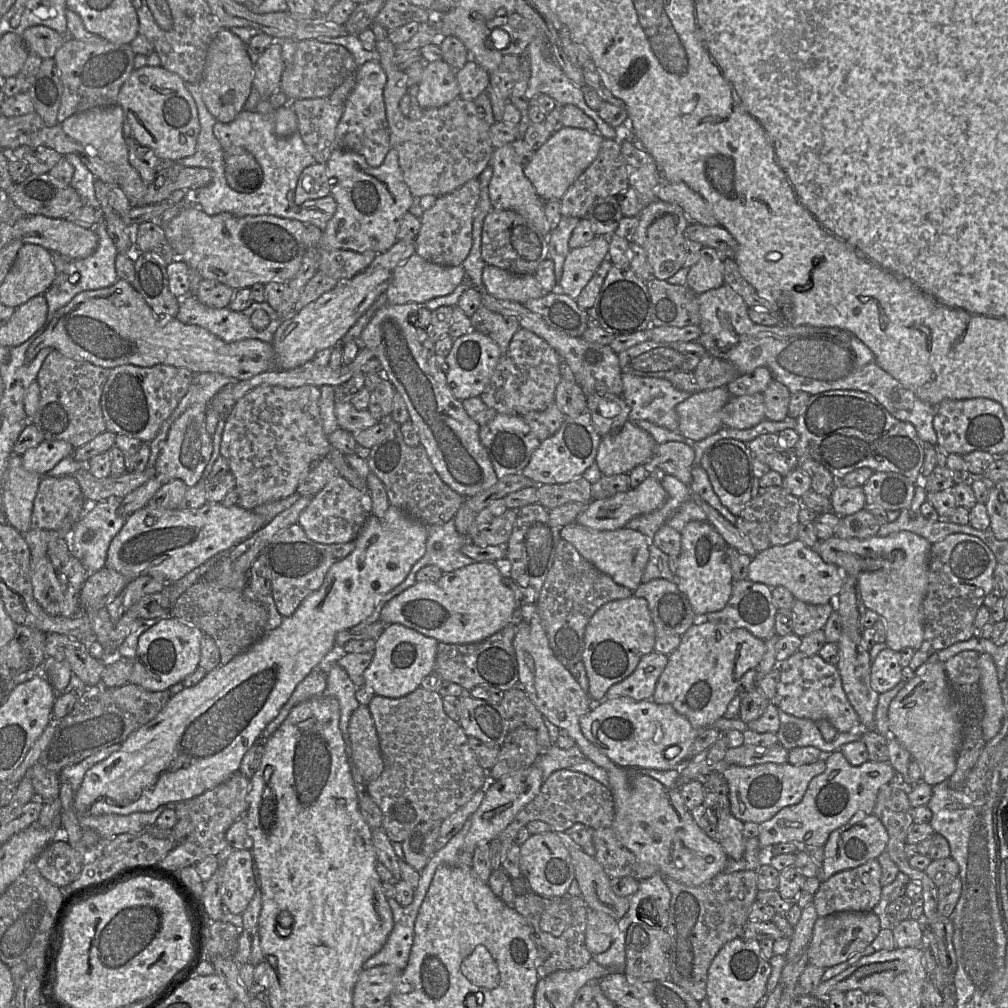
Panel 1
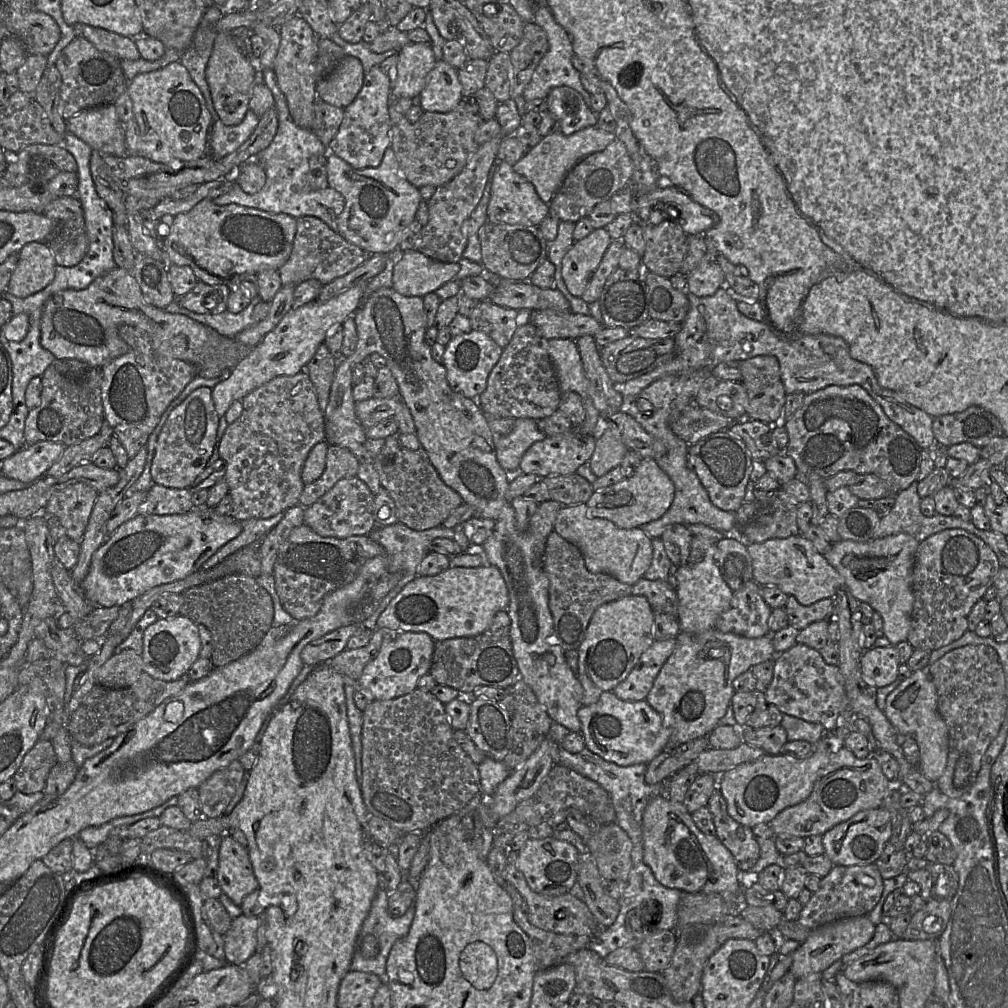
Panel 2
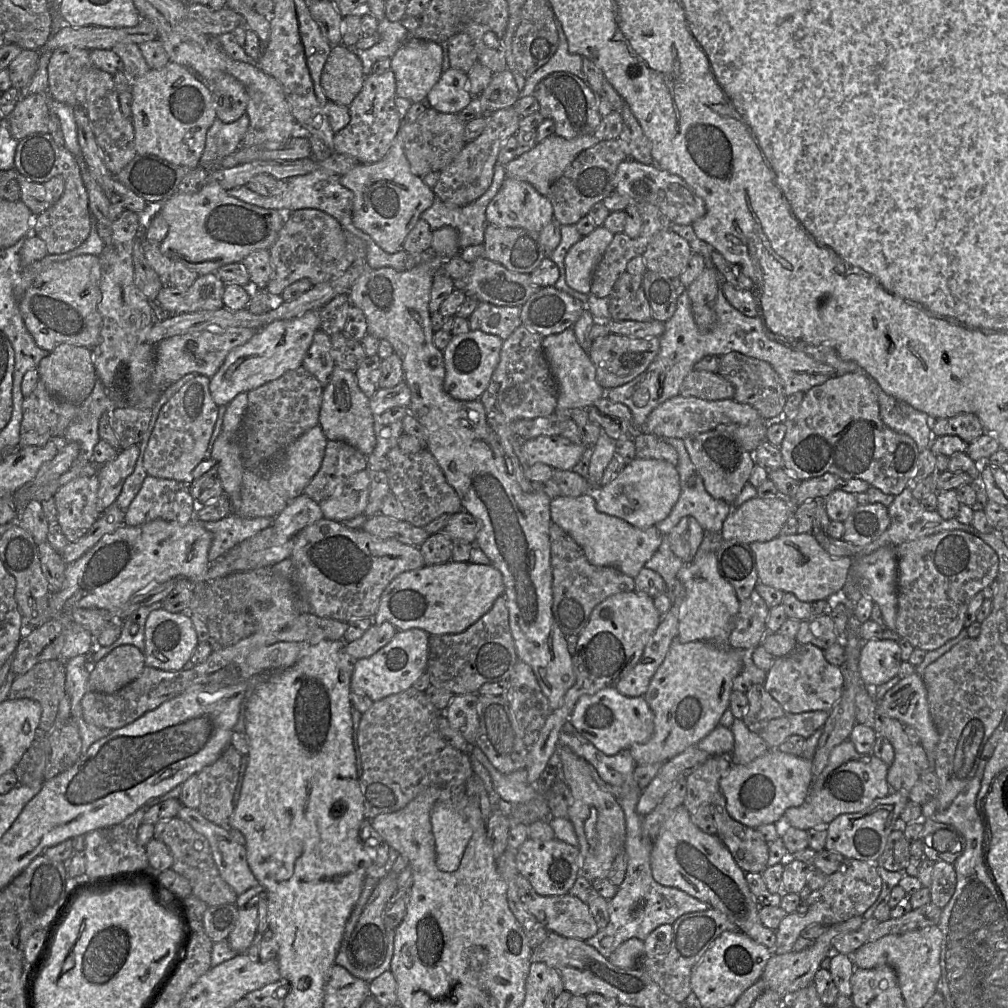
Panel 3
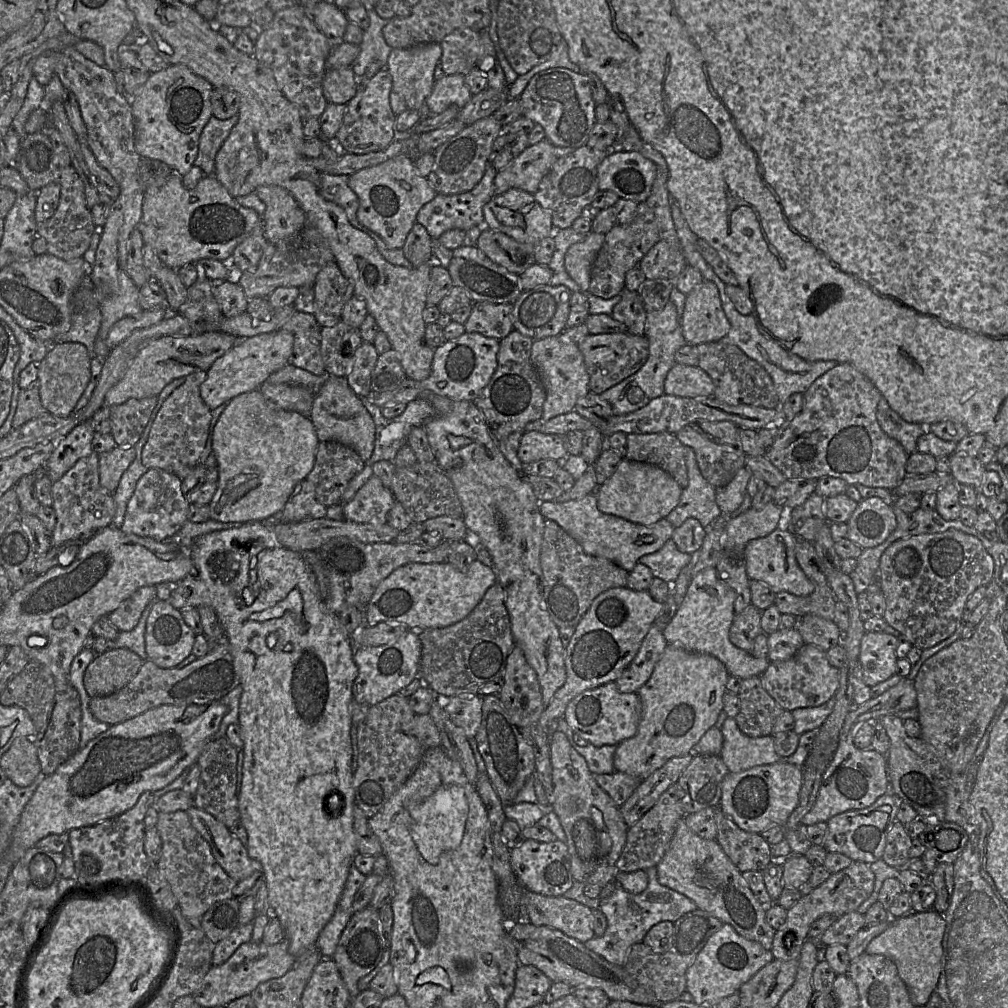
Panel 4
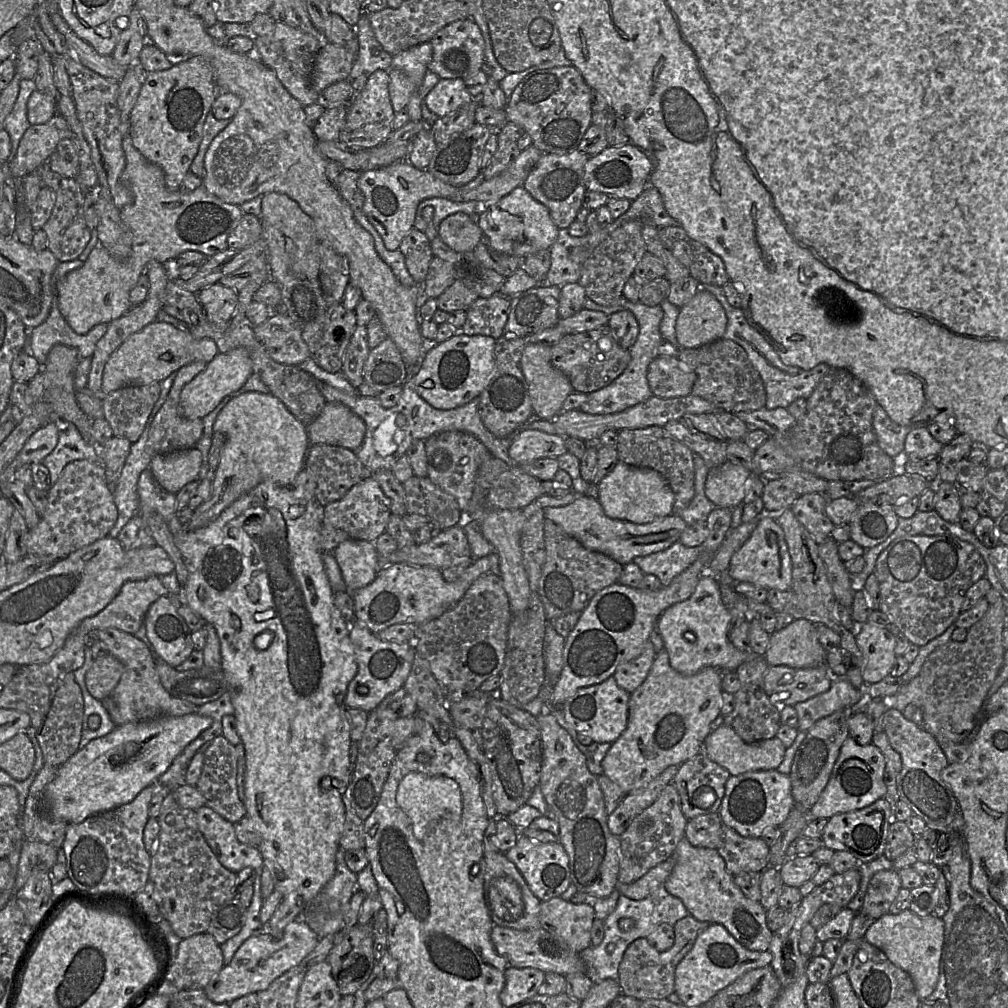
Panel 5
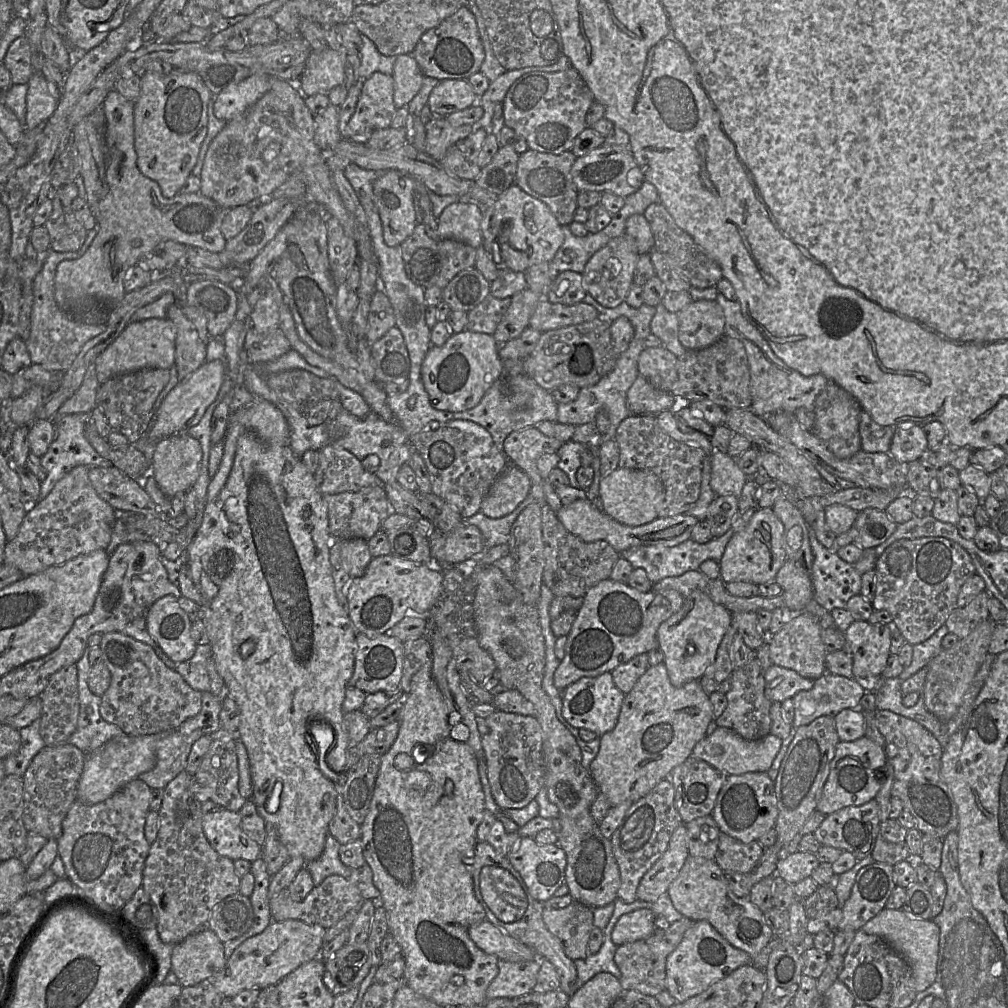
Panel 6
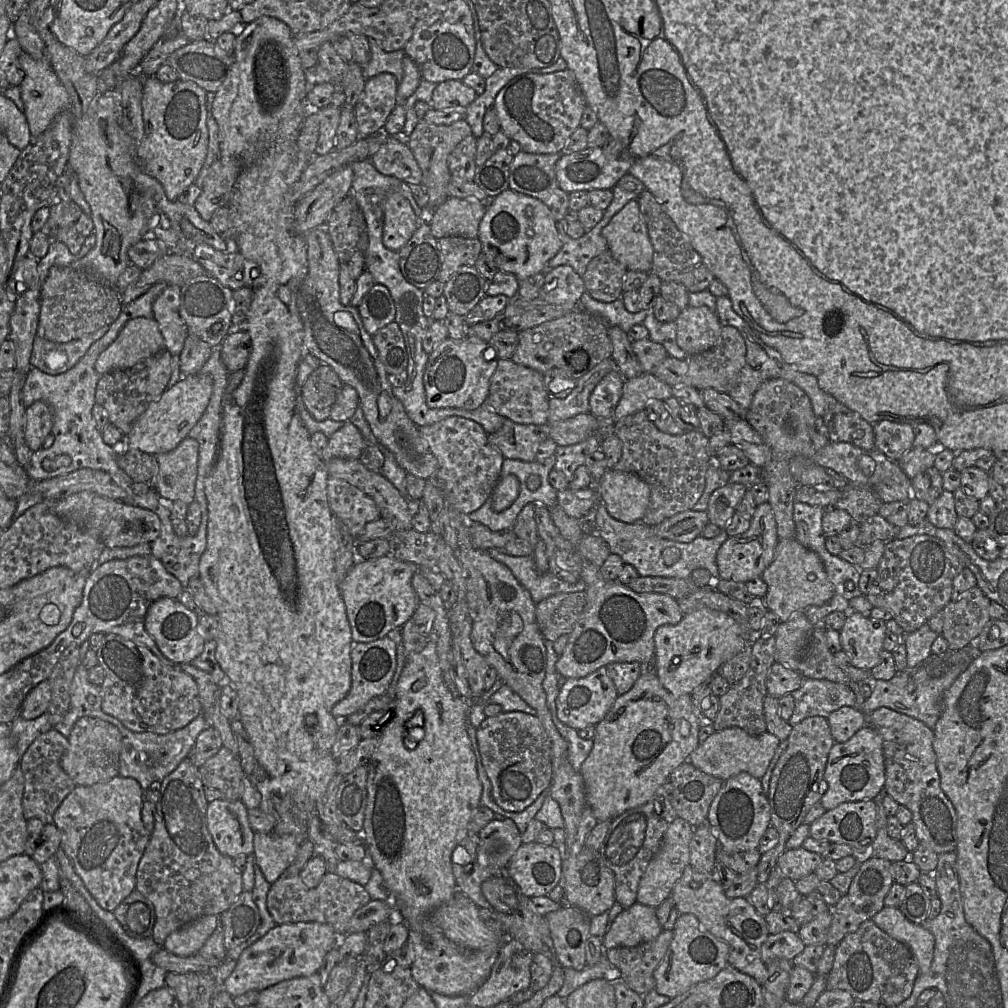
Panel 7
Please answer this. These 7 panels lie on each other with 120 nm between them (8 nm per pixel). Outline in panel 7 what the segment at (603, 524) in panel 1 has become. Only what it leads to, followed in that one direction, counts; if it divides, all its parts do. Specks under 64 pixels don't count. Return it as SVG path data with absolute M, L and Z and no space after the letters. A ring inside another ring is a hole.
M607 470L598 482L599 500L606 506L609 514L625 523L641 522L650 500L649 485L632 473Z

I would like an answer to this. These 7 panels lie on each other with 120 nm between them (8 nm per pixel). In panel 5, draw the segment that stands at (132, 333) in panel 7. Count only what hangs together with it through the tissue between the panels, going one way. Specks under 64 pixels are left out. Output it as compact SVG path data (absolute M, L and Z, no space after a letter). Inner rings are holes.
M157 319L130 335L110 355L103 371L101 396L128 385L161 382L191 362L210 362L218 353L217 345L212 339L197 339L191 335L188 328L177 328Z

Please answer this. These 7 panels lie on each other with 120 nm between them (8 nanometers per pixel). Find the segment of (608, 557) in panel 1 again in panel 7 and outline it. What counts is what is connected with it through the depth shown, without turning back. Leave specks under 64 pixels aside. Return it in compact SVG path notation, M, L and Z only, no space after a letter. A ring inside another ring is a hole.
M687 510L654 526L657 536L681 543L692 542L709 523L706 511Z

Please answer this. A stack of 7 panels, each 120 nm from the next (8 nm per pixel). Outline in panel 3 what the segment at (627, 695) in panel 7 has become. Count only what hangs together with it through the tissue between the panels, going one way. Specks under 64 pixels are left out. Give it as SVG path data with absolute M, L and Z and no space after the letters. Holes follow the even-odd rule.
M674 640L667 652L665 659L662 664L657 669L656 673L652 677L647 691L643 695L645 701L647 702L650 709L654 714L654 733L652 737L645 743L634 744L629 748L629 751L635 760L637 765L646 765L652 763L664 763L665 761L673 758L674 756L682 753L687 748L695 746L702 738L704 738L708 733L710 733L717 725L719 725L719 720L723 713L729 708L729 699L732 689L733 679L740 674L743 670L743 653L750 652L746 650L737 650L734 648L722 648L711 642L705 641L692 641L688 643L681 643L678 640Z

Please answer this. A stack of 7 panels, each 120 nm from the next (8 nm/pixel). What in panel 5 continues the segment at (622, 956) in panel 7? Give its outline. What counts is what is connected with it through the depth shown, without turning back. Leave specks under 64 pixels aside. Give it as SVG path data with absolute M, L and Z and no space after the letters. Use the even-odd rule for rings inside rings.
M693 916L678 920L674 928L674 944L663 952L652 947L646 938L634 940L625 950L619 965L618 982L621 994L638 999L667 999L674 993L675 970L679 962L692 949L697 937L708 928L710 923L695 919Z

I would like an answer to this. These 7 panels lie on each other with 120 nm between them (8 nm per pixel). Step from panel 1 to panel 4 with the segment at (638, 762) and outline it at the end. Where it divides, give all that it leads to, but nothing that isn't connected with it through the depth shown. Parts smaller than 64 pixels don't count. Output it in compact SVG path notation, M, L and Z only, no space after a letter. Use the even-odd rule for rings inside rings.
M608 682L586 690L573 698L564 713L569 727L576 734L597 747L618 745L633 737L641 718L642 704L637 693L620 692L616 682Z

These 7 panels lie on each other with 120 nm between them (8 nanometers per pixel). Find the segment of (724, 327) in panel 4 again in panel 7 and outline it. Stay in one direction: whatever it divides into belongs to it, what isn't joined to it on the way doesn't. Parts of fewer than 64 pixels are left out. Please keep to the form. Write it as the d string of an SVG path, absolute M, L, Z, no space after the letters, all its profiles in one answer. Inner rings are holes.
M687 306L676 319L678 346L688 355L697 355L716 346L722 325L716 313L706 306Z

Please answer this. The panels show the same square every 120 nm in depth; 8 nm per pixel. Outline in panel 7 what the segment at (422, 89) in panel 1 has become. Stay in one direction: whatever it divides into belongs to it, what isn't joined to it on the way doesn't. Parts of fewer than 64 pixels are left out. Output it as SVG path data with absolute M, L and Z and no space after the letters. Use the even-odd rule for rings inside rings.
M446 80L433 90L429 107L435 110L465 111L478 95L462 80Z

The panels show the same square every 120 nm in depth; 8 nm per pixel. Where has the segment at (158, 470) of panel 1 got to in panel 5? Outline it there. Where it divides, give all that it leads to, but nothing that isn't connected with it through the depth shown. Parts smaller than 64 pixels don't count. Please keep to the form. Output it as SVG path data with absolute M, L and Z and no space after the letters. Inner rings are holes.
M194 361L183 367L176 372L176 377L170 388L166 401L154 417L150 426L148 439L146 442L146 451L149 455L164 454L177 450L195 447L197 441L203 433L203 420L202 419L187 419L180 414L179 400L180 393L183 387L190 382L197 374L203 371L206 367L203 361Z

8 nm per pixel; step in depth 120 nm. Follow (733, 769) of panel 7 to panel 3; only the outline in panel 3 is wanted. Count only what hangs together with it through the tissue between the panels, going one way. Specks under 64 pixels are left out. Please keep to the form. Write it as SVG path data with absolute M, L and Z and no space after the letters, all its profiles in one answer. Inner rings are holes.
M735 718L730 729L734 736L734 747L729 755L732 764L747 764L770 750L761 736L750 731L742 719Z

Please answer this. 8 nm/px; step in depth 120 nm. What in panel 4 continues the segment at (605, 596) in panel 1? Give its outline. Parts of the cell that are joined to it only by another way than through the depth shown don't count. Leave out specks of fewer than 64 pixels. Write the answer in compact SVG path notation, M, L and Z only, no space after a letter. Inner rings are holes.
M545 520L540 565L546 608L558 628L576 628L593 600L611 588L626 587L629 575L618 564L585 553L582 546L553 520Z

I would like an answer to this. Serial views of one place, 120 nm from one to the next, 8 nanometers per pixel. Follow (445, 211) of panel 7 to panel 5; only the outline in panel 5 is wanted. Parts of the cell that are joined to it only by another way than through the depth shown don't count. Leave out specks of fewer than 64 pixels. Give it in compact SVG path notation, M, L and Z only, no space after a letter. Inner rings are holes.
M457 212L446 217L439 225L439 237L456 252L471 252L482 236L482 229L473 217Z

